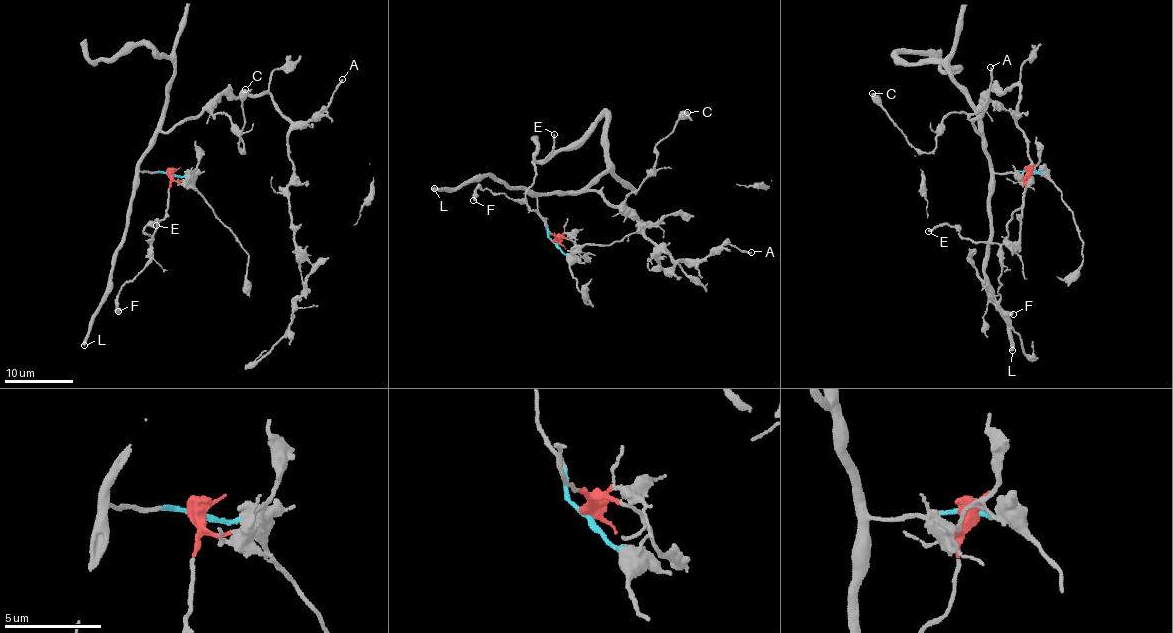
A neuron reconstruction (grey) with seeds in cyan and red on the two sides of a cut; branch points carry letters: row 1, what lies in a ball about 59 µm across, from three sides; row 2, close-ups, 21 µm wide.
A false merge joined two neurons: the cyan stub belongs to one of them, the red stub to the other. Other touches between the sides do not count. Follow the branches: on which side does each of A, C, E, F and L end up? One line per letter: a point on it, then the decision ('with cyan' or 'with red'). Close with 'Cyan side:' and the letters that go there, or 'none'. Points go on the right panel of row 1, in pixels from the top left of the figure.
A: at (990, 67); with cyan
C: at (872, 93); with cyan
E: at (928, 231); with red
F: at (1013, 314); with red
L: at (1012, 350); with cyan
Cyan side: A, C, L

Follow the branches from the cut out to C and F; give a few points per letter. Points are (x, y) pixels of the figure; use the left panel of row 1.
C: (169, 173), (139, 169), (141, 155), (160, 132), (209, 110), (230, 119), (246, 153), (239, 146), (245, 89)
F: (169, 173), (168, 205), (150, 244), (150, 263), (122, 287), (115, 306), (117, 312)

